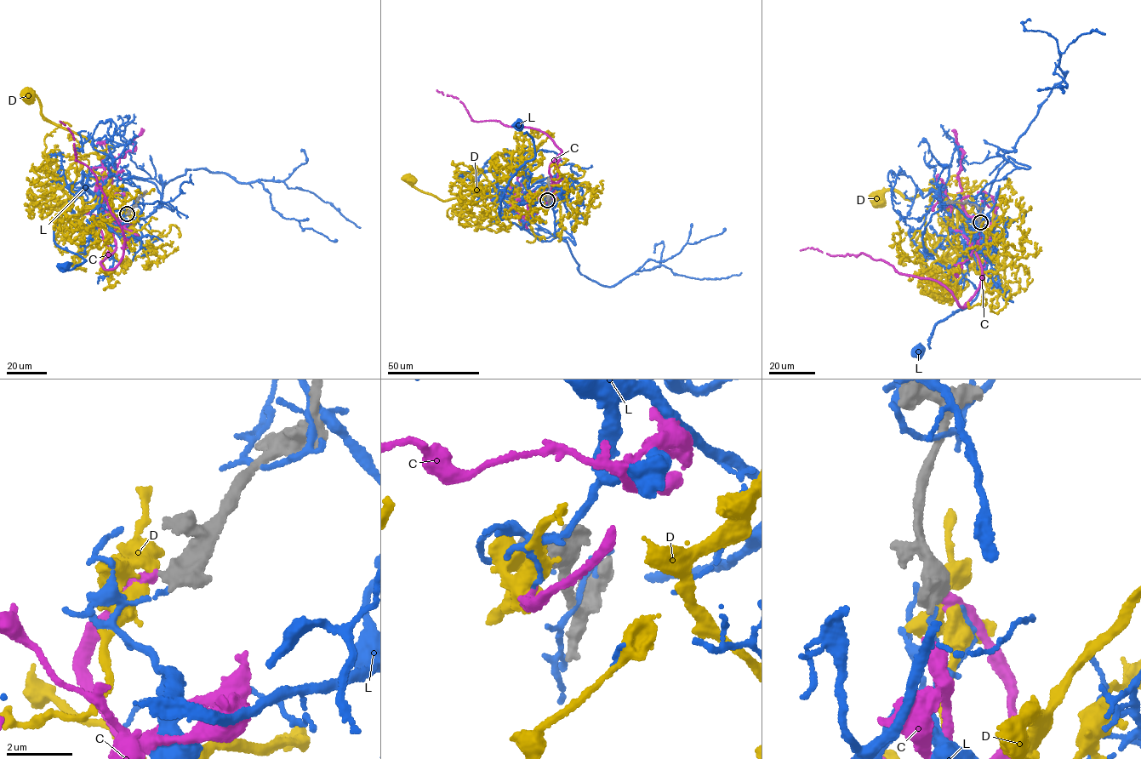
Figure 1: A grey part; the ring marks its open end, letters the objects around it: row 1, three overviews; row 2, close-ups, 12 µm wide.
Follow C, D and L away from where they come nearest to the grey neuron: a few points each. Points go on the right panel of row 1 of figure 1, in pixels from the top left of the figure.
C: (980, 222), (985, 231), (976, 246), (981, 277), (961, 307), (940, 283), (903, 274), (861, 253), (800, 250)
D: (980, 222), (979, 272), (978, 253), (951, 196), (927, 188), (910, 199), (889, 190), (878, 198)
L: (979, 223), (968, 251), (972, 233), (949, 218), (973, 222), (990, 250), (978, 294), (918, 349)

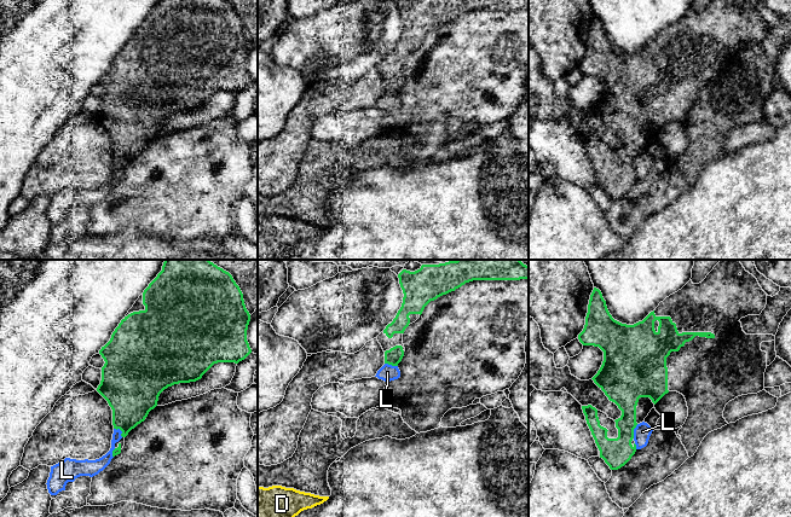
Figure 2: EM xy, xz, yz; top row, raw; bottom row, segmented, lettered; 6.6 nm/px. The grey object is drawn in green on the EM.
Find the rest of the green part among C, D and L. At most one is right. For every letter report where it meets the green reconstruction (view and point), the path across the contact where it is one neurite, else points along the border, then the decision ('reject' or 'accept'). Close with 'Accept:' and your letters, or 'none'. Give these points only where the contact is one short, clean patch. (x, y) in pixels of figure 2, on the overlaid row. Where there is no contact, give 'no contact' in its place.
C: no contact; accept
D: no contact; reject
L: contact yz (633, 431); border yz (638, 424), (633, 437); reject
Accept: C

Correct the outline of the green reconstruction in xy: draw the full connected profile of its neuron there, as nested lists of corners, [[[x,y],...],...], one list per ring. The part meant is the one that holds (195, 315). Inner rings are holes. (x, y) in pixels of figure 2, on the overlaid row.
[[[164,260],[162,271],[143,292],[143,304],[145,306],[145,309],[133,312],[125,316],[112,332],[110,341],[99,350],[99,354],[104,359],[105,364],[102,367],[102,381],[97,388],[97,391],[108,401],[109,406],[111,407],[114,429],[120,429],[122,431],[122,437],[126,437],[132,429],[145,420],[149,412],[157,406],[160,394],[168,387],[179,383],[196,382],[201,379],[202,376],[214,364],[238,364],[252,353],[252,349],[247,341],[247,330],[250,321],[250,314],[246,308],[243,294],[239,286],[233,280],[232,275],[209,260]]]

